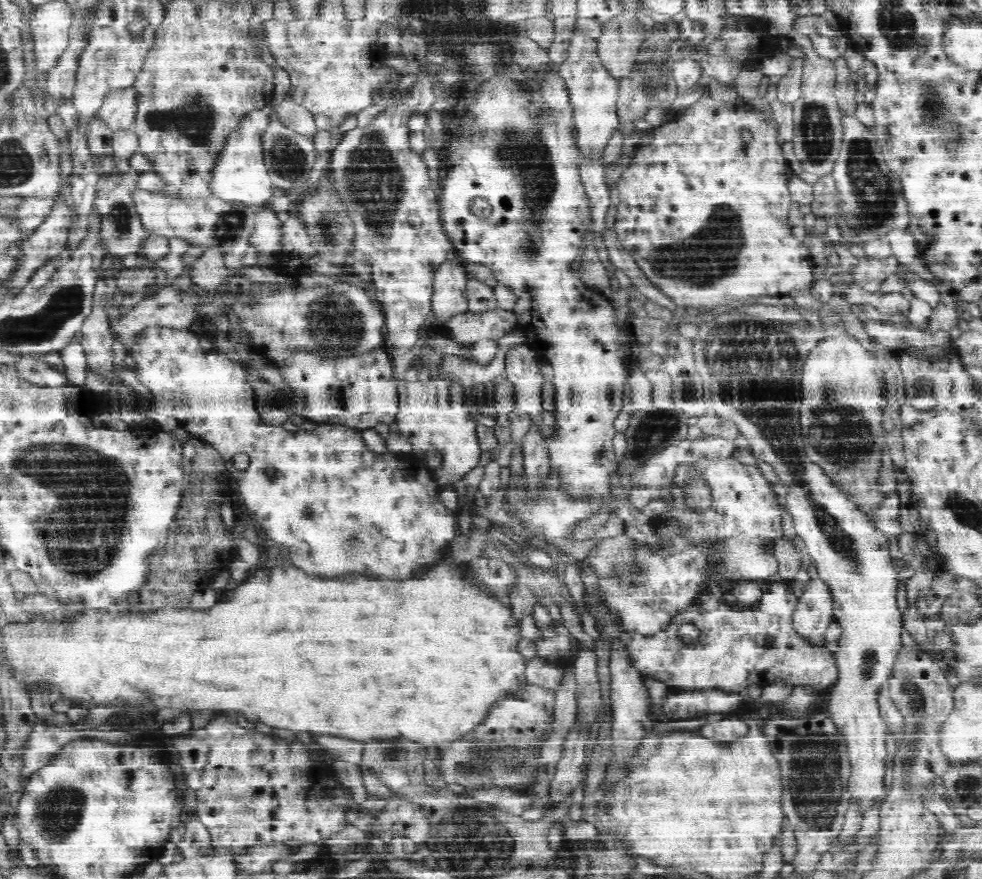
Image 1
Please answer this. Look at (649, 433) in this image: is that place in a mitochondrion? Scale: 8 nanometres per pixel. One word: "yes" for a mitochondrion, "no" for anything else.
yes

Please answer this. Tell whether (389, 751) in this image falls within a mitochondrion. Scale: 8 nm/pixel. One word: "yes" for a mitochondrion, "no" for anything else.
yes

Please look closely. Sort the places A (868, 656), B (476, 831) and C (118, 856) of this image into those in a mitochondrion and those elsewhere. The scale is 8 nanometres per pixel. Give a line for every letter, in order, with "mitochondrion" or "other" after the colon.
A: mitochondrion
B: mitochondrion
C: other

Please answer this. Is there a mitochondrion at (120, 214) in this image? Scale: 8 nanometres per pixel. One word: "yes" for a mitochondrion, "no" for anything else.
yes

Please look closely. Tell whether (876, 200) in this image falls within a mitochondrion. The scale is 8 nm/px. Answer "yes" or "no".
yes

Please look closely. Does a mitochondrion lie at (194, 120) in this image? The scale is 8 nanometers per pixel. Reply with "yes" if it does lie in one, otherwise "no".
yes

